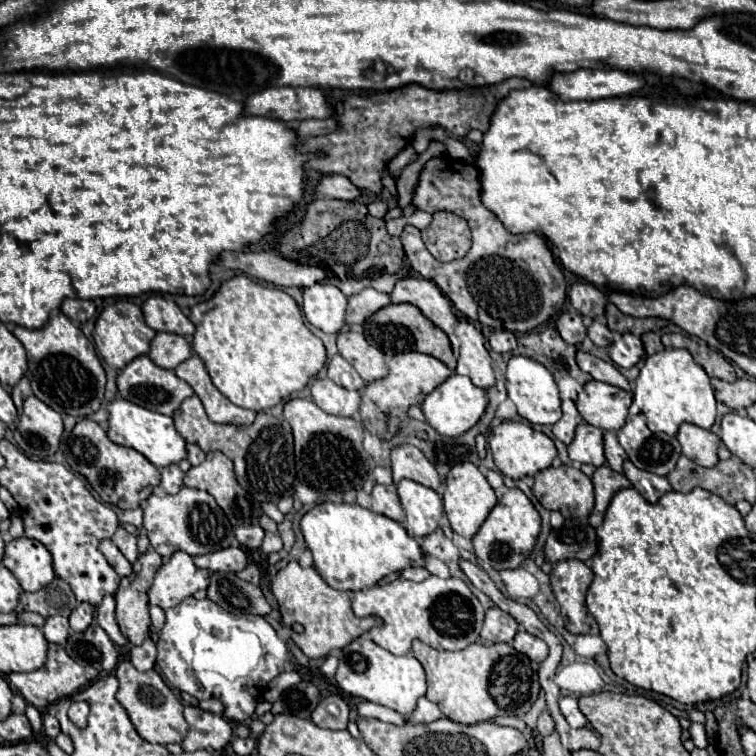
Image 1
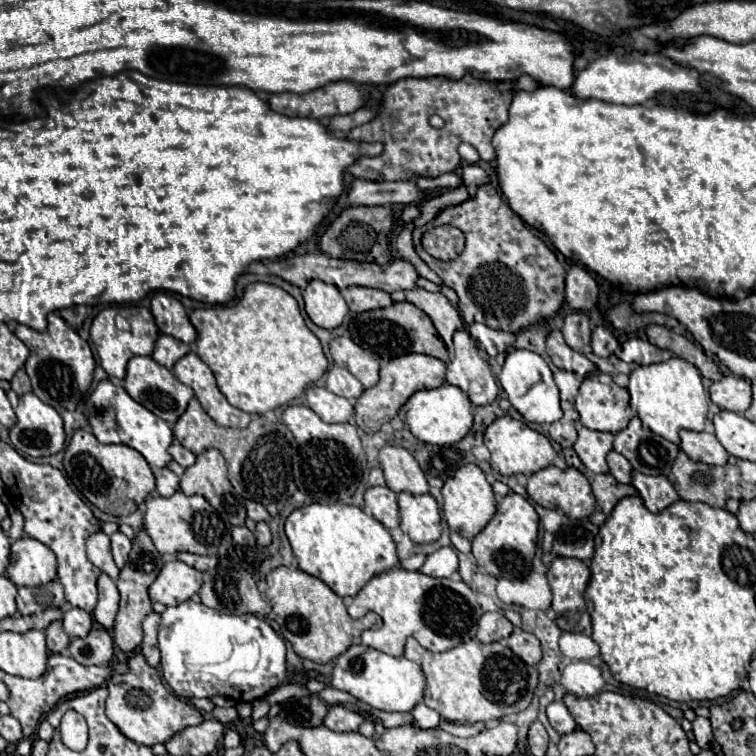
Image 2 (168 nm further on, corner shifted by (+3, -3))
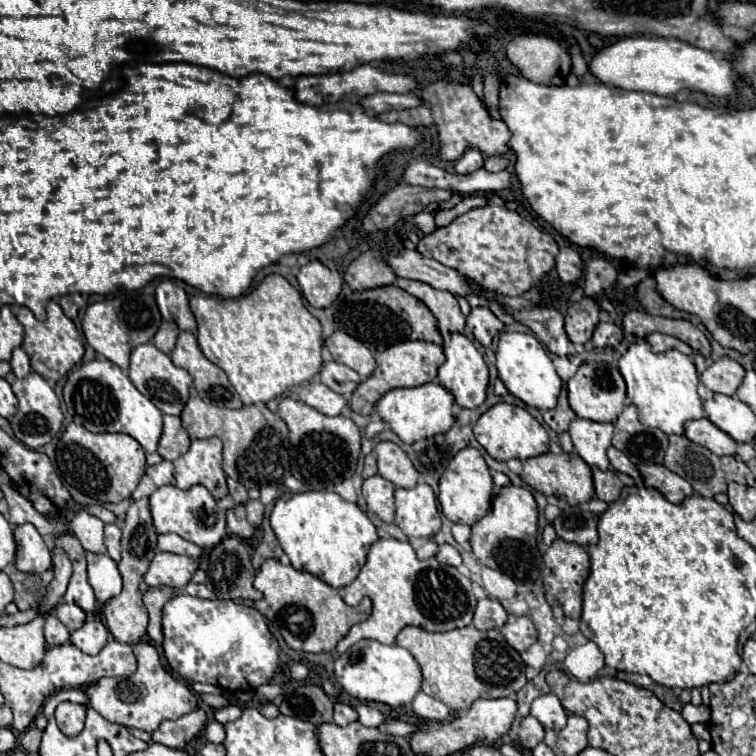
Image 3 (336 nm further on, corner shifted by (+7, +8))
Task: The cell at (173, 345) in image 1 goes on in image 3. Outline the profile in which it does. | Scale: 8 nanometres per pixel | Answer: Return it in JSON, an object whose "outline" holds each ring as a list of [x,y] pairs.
{"outline":[[[162,322],[158,332],[156,332],[156,336],[152,338],[152,344],[158,350],[162,350],[164,354],[170,354],[174,344],[176,344],[176,340],[178,340],[178,334],[180,334],[180,330],[176,328],[174,322]]]}

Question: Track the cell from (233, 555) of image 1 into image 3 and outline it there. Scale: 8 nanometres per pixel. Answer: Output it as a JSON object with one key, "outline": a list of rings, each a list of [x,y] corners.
{"outline":[[[160,534],[158,536],[158,550],[164,552],[176,552],[176,554],[186,554],[192,558],[200,558],[202,556],[202,548],[176,536],[176,534]]]}

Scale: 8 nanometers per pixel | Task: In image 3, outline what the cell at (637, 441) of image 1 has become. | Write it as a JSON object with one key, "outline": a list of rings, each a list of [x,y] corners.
{"outline":[[[626,406],[614,422],[612,446],[624,452],[634,464],[662,464],[668,436],[658,428],[644,426],[638,420],[638,408]]]}

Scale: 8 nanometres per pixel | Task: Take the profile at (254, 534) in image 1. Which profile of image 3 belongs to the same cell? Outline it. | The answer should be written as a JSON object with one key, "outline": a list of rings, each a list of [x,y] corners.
{"outline":[[[236,506],[234,510],[228,510],[226,520],[228,520],[230,534],[236,534],[240,538],[250,538],[254,534],[254,528],[246,520],[246,508],[244,506]]]}

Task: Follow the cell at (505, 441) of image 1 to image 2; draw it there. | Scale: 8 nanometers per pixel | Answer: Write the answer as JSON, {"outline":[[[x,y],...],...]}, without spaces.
{"outline":[[[508,415],[498,417],[492,425],[486,427],[484,445],[490,451],[490,465],[492,465],[494,473],[500,473],[500,475],[518,475],[518,473],[532,475],[532,473],[552,465],[552,461],[556,457],[556,451],[552,449],[550,441],[542,433],[530,429],[526,423],[516,421]]]}

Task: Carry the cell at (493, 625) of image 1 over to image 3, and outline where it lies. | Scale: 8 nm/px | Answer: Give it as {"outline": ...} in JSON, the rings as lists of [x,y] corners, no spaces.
{"outline":[[[492,598],[478,600],[476,612],[474,612],[474,626],[478,630],[502,628],[506,624],[506,620],[508,620],[508,614],[498,600],[492,600]]]}

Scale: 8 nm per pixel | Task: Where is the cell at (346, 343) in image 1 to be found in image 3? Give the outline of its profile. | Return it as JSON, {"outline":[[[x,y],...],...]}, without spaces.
{"outline":[[[336,330],[332,336],[326,338],[324,344],[336,362],[346,364],[352,370],[356,370],[362,380],[366,380],[374,372],[376,360],[372,356],[372,352],[360,340],[348,336],[346,332]]]}

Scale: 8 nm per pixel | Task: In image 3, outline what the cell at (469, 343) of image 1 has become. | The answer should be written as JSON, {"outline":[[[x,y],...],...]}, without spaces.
{"outline":[[[454,332],[450,336],[450,344],[444,346],[444,354],[446,354],[446,362],[438,368],[440,384],[446,386],[454,394],[456,404],[460,404],[464,408],[478,408],[486,400],[486,388],[488,388],[488,366],[486,366],[482,354],[460,332]]]}

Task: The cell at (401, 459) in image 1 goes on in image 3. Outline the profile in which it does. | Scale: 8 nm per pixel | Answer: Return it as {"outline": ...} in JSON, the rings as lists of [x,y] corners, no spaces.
{"outline":[[[378,442],[374,448],[378,460],[378,474],[390,480],[398,488],[414,488],[418,482],[418,472],[406,452],[394,442]]]}

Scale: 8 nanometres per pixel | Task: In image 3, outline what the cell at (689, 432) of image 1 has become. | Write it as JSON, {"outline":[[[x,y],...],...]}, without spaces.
{"outline":[[[700,418],[700,420],[690,420],[684,424],[684,436],[688,440],[692,440],[694,444],[700,444],[704,448],[708,448],[710,452],[718,454],[718,456],[726,456],[726,454],[736,454],[736,442],[722,432],[720,428],[716,428],[708,418]]]}

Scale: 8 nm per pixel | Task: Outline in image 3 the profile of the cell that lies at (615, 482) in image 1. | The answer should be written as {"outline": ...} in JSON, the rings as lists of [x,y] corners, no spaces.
{"outline":[[[592,468],[592,476],[594,476],[594,490],[596,496],[600,500],[604,500],[606,504],[612,504],[620,498],[622,488],[632,486],[634,480],[622,472],[616,472],[614,468],[610,470],[600,470],[600,468]]]}

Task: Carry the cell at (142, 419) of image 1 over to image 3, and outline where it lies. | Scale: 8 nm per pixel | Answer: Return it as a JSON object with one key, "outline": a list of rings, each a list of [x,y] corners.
{"outline":[[[96,358],[92,362],[82,364],[80,368],[72,370],[68,374],[68,382],[64,386],[64,402],[66,402],[68,412],[74,416],[74,422],[82,424],[86,430],[90,430],[90,432],[124,432],[124,434],[136,438],[146,452],[158,450],[158,442],[162,436],[162,412],[146,396],[142,396],[130,382],[128,374],[124,370],[120,370],[116,364],[112,364],[110,360]]]}

